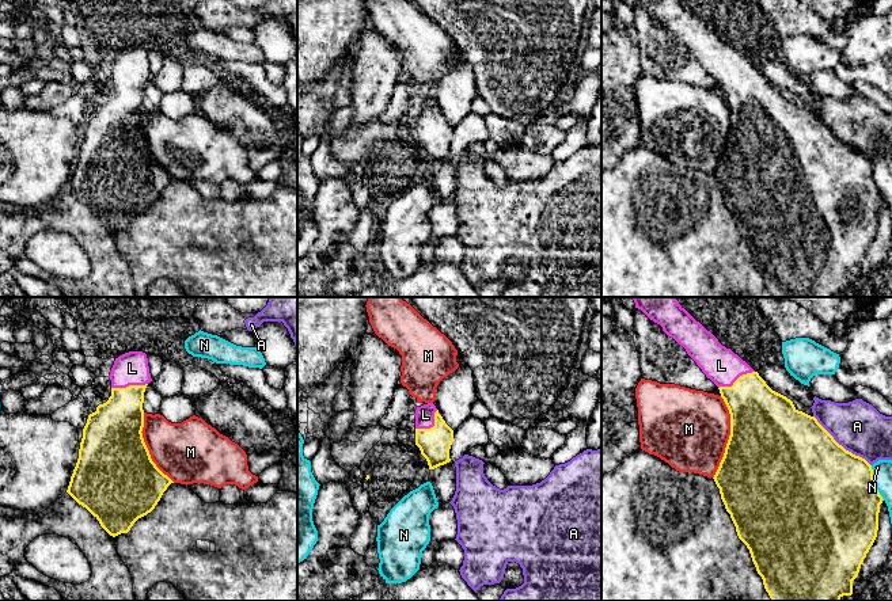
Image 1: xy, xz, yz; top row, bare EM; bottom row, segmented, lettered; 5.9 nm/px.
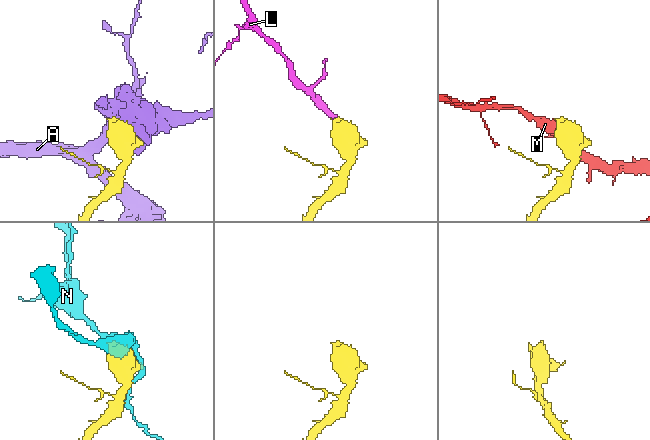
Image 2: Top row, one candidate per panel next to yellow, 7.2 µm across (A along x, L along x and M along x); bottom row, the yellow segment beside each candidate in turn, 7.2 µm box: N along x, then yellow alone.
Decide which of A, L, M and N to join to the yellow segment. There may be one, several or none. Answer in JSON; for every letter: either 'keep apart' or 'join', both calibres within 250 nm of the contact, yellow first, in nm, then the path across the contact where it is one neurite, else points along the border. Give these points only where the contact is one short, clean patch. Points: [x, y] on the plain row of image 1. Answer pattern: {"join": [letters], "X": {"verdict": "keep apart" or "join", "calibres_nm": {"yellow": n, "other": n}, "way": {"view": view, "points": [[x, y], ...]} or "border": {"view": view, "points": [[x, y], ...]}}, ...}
{"join": ["L"], "A": {"verdict": "keep apart", "calibres_nm": {"yellow": 500, "other": 300}}, "L": {"verdict": "join", "calibres_nm": {"yellow": 190, "other": 110}, "way": {"view": "xz", "points": [[435, 139], [433, 122], [425, 110]]}}, "M": {"verdict": "keep apart", "calibres_nm": {"yellow": 500, "other": 480}}, "N": {"verdict": "keep apart", "calibres_nm": {"yellow": 500, "other": 110}}}

